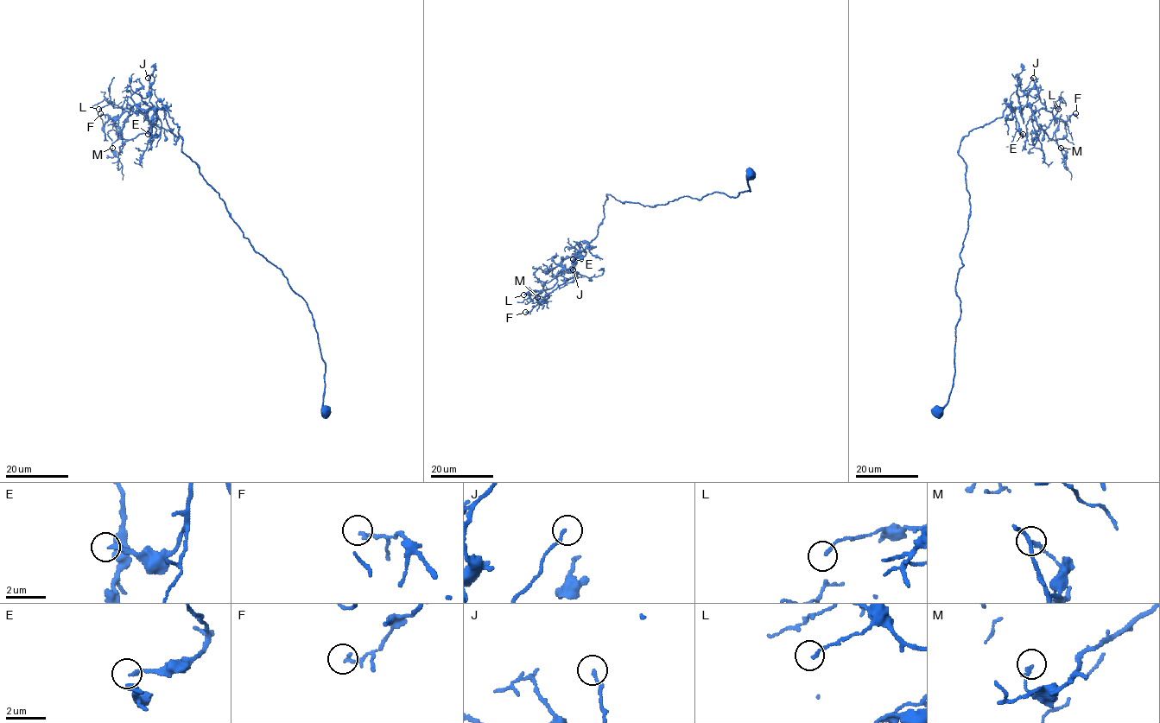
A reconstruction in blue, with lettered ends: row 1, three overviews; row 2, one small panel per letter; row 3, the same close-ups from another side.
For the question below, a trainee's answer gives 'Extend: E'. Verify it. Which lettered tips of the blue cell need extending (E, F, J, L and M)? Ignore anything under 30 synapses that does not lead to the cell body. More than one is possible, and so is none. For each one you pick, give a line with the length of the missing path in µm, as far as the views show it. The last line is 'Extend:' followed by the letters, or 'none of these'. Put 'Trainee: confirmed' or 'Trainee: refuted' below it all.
E: missing 15 µm
Extend: E
Trainee: confirmed

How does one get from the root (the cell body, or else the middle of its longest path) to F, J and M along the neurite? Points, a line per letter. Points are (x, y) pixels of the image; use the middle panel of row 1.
F: (640, 204), (607, 194), (597, 236), (578, 256), (563, 260), (557, 282), (525, 312)
J: (640, 204), (621, 202), (607, 194), (603, 206), (605, 218), (597, 236), (579, 256), (574, 255), (573, 269)
M: (640, 204), (607, 194), (597, 236), (560, 264), (575, 277), (541, 301), (537, 297)

